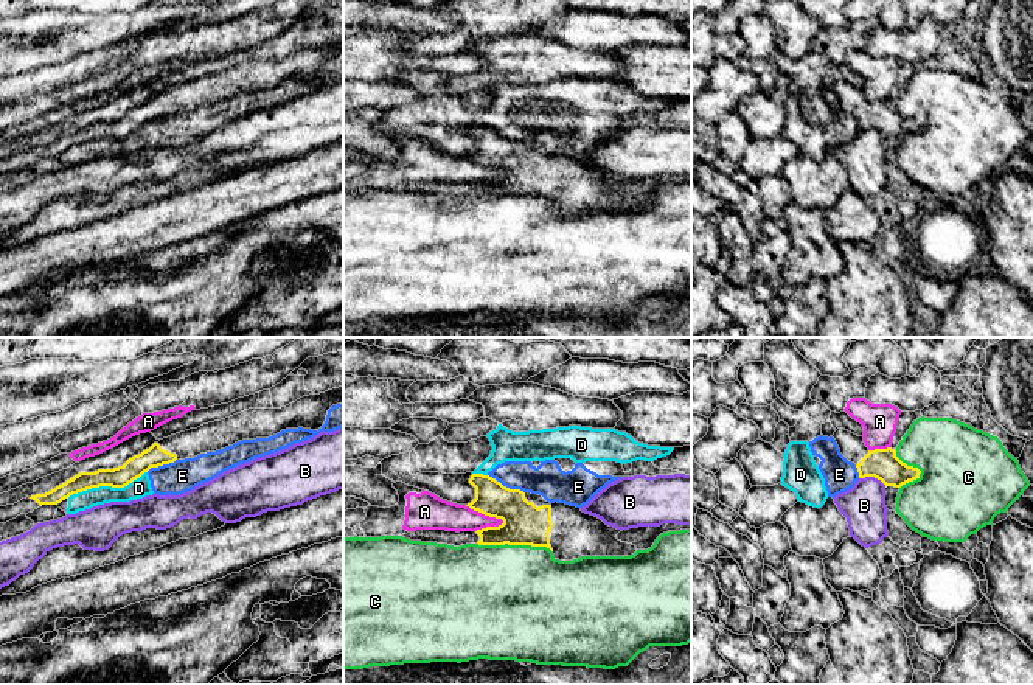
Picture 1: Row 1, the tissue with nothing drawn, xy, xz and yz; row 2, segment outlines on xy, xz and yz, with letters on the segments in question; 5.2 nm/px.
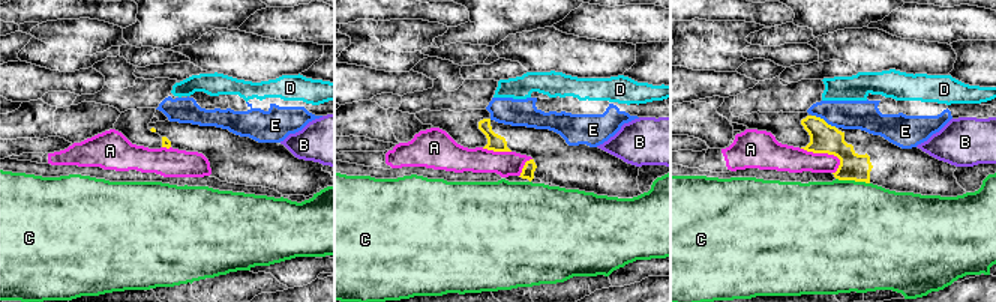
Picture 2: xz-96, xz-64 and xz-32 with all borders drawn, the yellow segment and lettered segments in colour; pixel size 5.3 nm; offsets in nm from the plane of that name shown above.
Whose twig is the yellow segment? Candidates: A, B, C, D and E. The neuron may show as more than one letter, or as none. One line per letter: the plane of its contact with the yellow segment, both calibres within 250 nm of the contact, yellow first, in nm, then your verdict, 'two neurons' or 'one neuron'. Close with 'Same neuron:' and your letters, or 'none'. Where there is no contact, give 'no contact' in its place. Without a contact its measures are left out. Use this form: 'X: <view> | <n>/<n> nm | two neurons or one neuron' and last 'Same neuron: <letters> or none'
A: xz | 220/160 nm | two neurons
B: yz | 160/220 nm | two neurons
C: xz | 220/500 nm | two neurons
D: xy | 110/100 nm | two neurons
E: xz | 220/180 nm | two neurons
Same neuron: none

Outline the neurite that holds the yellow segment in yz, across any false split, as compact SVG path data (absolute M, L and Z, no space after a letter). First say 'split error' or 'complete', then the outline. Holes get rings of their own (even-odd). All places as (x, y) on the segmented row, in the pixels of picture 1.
split error | M837 429L833 438L840 454L856 464L859 478L875 477L881 480L885 488L901 488L920 478L921 471L903 463L892 447L870 450L864 443L864 436L857 436L845 429Z

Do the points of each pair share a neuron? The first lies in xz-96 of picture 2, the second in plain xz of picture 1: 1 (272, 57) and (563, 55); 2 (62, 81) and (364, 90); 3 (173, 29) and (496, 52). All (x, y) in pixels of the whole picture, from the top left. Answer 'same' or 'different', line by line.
1: same
2: same
3: different

